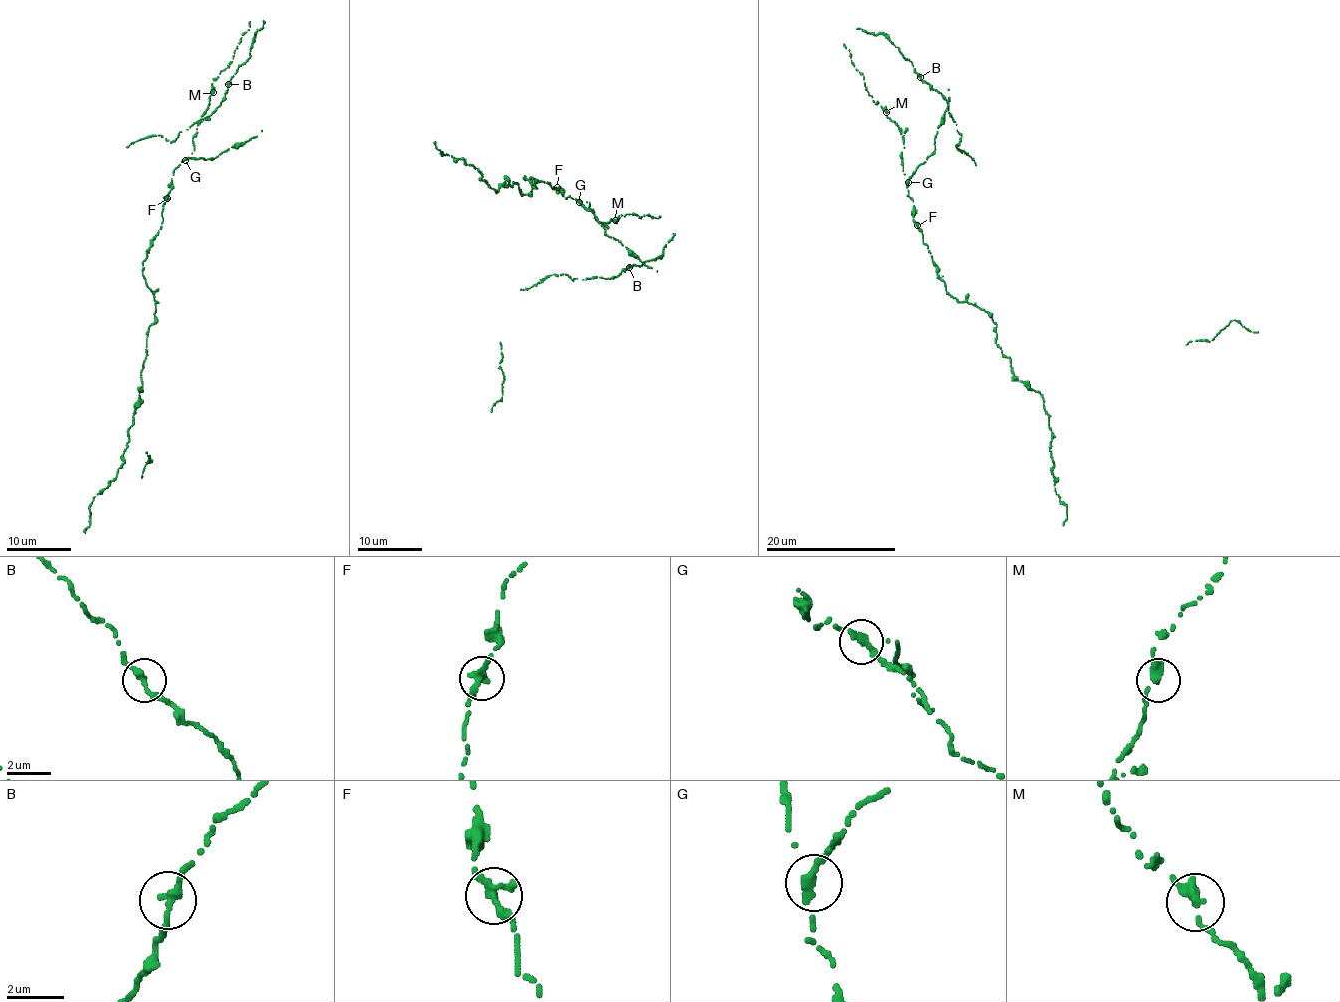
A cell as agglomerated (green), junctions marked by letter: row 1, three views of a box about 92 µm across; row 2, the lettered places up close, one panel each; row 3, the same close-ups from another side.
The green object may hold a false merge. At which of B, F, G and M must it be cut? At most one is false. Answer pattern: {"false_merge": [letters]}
{"false_merge": ["G"]}

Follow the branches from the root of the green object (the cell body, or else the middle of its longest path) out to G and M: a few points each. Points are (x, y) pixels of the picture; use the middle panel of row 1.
G: (555, 187), (561, 186), (564, 197), (578, 202)
M: (555, 187), (561, 186), (564, 197), (584, 205), (589, 201), (595, 220), (602, 224), (615, 220)

